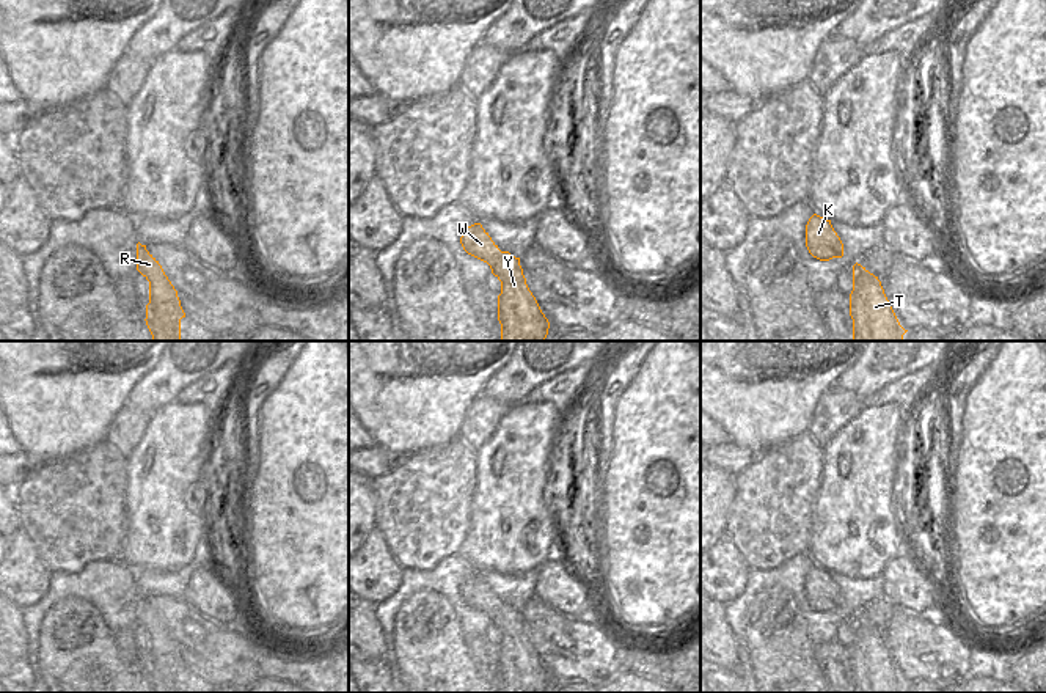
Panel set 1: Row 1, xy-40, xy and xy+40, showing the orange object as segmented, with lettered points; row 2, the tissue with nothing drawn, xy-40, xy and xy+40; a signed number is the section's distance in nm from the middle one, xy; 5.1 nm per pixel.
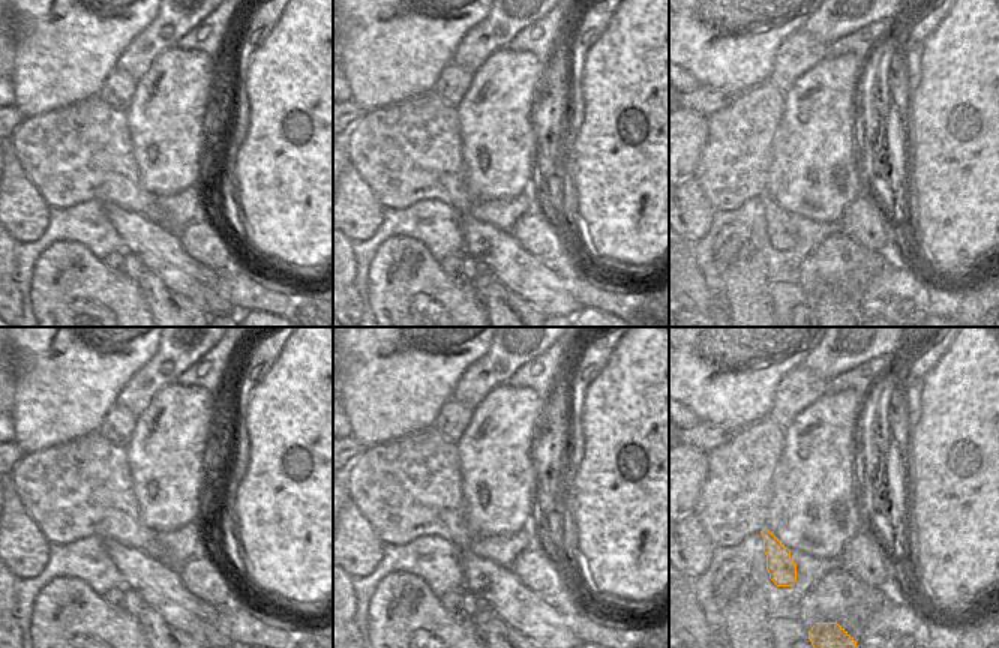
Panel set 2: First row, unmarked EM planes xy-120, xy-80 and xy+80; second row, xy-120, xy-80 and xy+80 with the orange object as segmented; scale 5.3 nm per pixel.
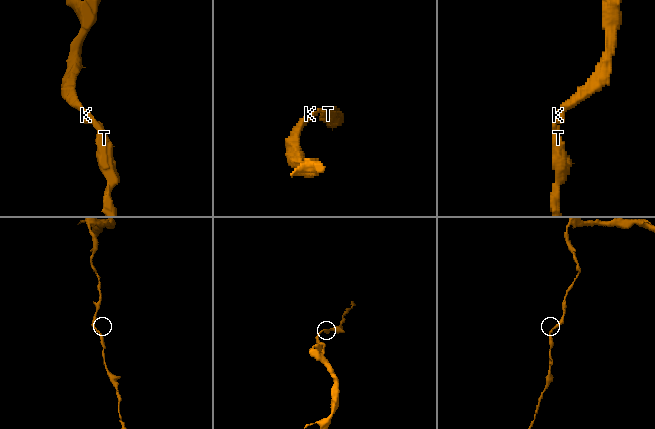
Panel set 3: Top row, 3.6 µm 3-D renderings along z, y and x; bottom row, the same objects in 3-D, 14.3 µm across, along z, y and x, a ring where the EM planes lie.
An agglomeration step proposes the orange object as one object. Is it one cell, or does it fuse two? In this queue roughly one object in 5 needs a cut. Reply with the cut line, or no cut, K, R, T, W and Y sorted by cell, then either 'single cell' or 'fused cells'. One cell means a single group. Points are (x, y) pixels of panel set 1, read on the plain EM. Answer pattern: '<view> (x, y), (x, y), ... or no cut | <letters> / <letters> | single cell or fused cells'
no cut | K R T W Y | single cell

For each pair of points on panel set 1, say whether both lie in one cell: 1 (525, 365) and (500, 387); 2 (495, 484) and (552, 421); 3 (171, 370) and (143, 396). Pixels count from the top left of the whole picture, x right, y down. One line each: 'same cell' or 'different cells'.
1: same cell
2: same cell
3: same cell

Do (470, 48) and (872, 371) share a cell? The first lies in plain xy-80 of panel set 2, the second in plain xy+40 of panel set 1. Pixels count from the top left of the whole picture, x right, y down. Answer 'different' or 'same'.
same

